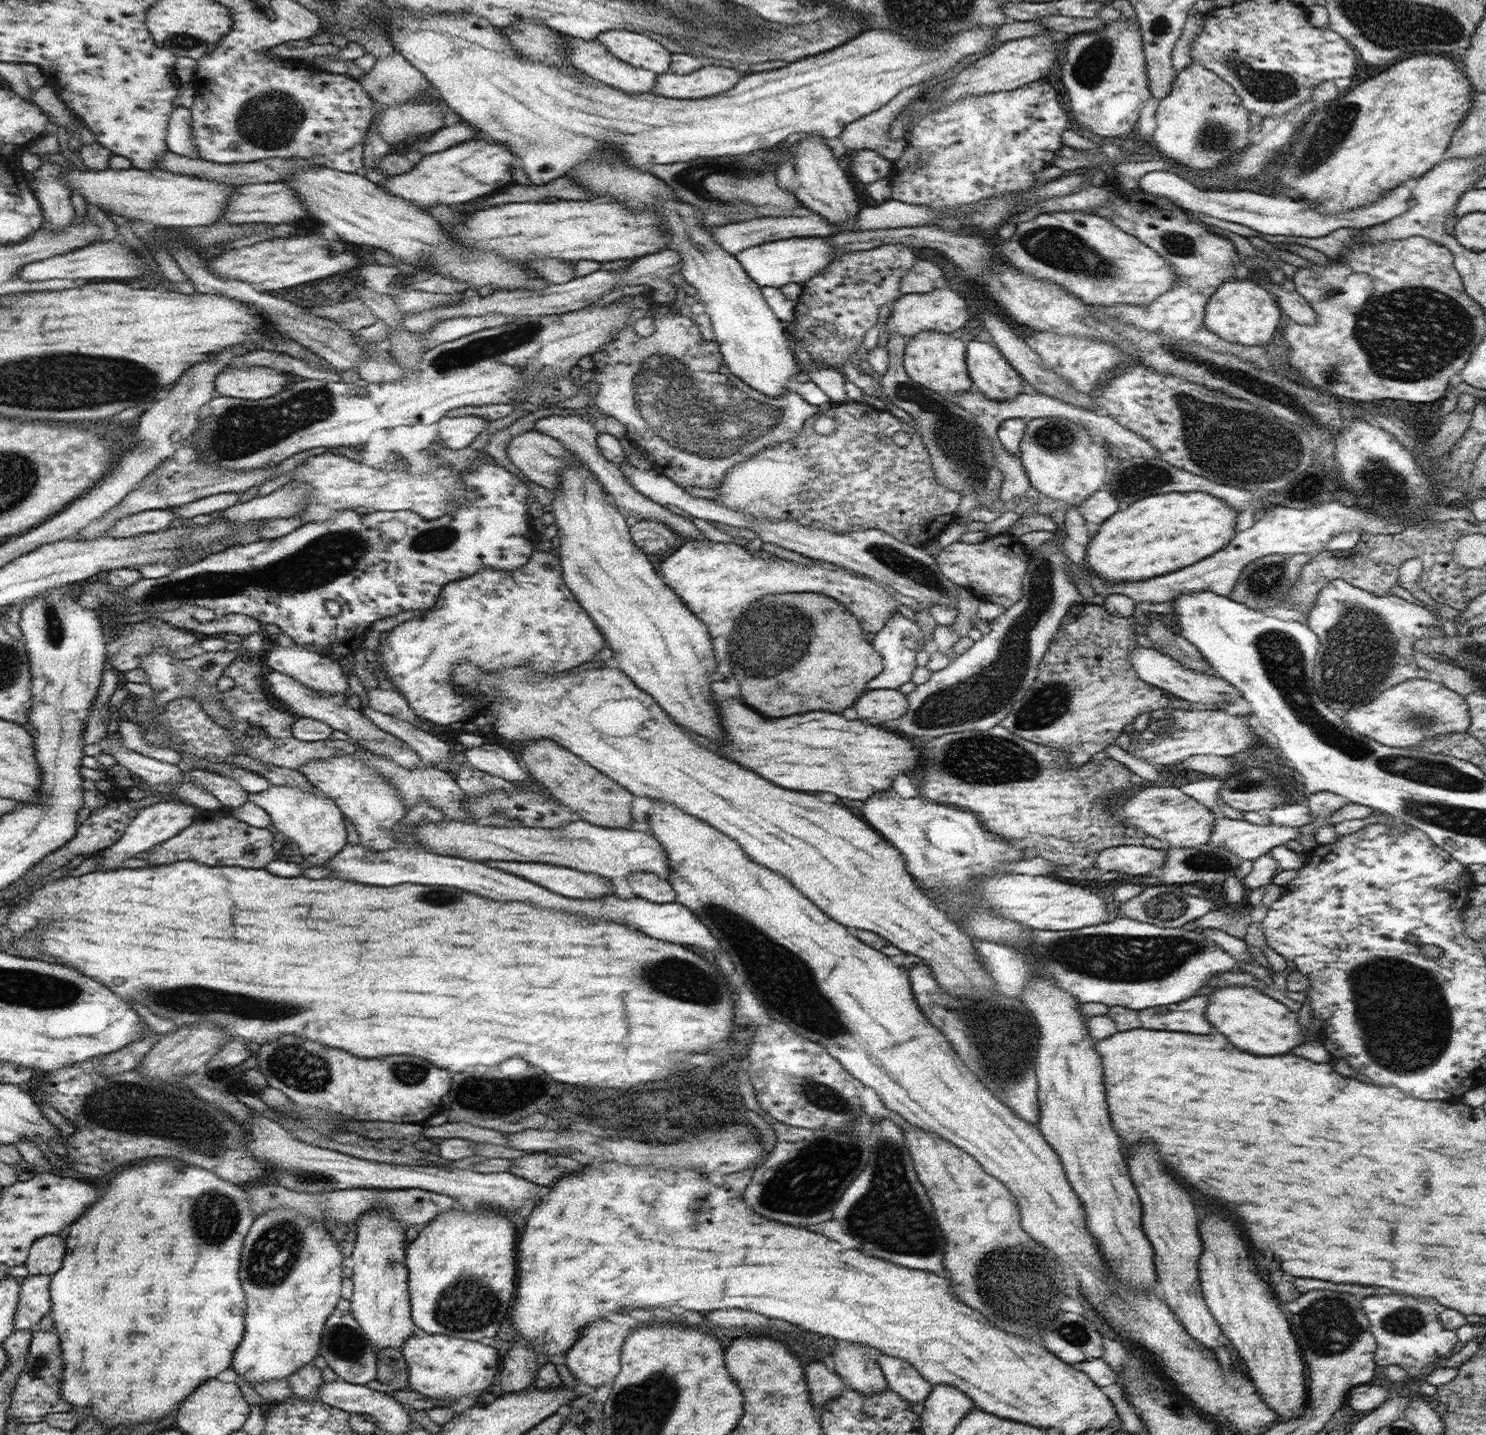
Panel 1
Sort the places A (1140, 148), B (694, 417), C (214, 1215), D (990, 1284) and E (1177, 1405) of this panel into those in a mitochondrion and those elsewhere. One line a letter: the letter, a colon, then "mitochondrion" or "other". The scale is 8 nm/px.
A: other
B: mitochondrion
C: mitochondrion
D: mitochondrion
E: other

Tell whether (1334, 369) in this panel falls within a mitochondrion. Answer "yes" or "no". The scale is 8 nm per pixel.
yes

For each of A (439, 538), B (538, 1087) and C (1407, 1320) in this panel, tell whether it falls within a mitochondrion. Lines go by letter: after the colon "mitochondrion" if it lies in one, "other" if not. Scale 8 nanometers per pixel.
A: mitochondrion
B: other
C: mitochondrion

